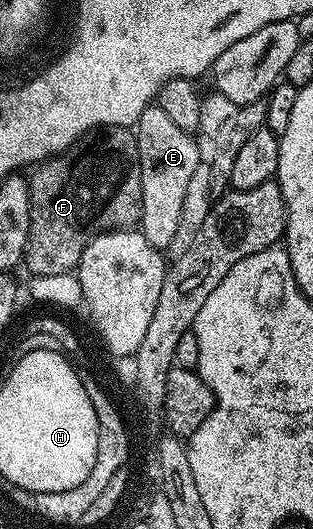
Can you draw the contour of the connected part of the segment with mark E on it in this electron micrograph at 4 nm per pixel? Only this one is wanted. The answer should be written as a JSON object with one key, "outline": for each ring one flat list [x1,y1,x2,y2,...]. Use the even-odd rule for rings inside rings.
{"outline":[[156,106,148,107,140,114,136,125,140,150,140,182,142,183,142,218,140,231,152,247,164,250,180,227,180,210,184,210,184,194,188,194,188,182,196,174,200,157,198,144,191,133,180,130,169,120,168,114]]}

